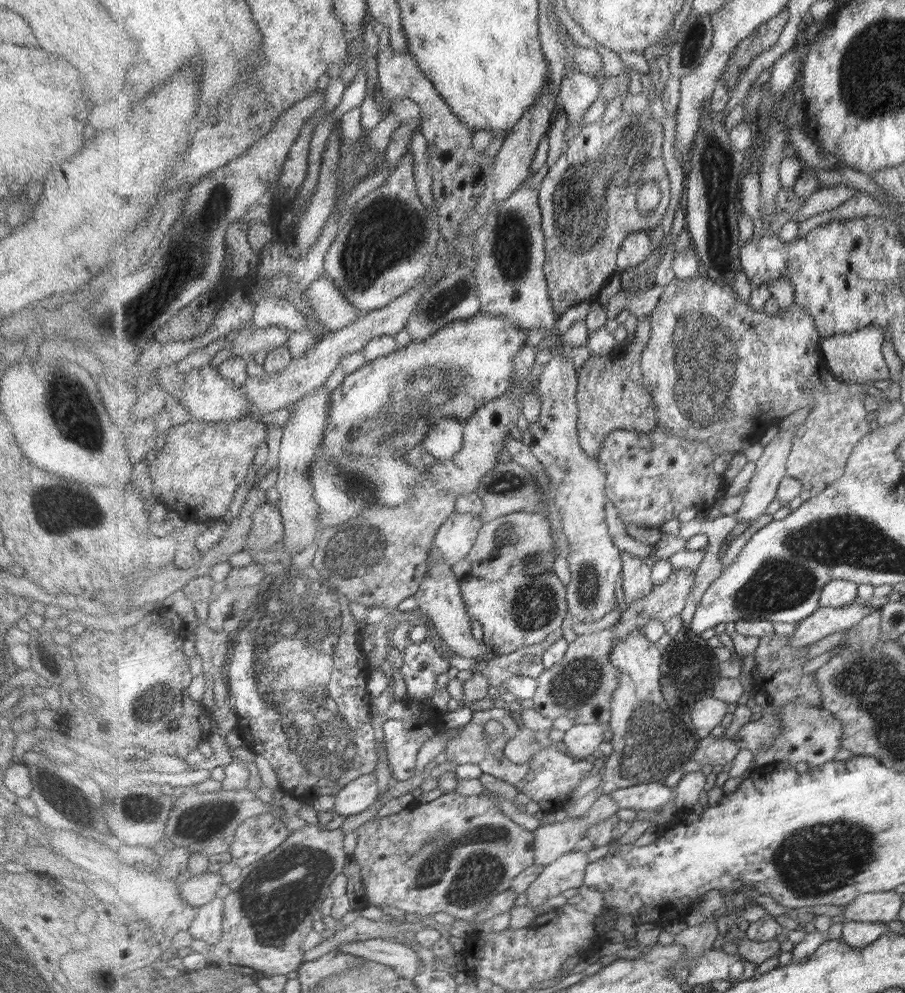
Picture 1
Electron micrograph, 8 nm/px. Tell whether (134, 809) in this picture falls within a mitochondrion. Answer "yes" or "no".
yes

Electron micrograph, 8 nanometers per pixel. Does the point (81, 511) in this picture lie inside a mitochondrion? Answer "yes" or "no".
yes

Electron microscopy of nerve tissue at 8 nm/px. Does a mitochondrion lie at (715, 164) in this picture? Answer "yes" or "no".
yes

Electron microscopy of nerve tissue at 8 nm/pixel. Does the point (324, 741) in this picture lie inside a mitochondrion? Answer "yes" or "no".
yes

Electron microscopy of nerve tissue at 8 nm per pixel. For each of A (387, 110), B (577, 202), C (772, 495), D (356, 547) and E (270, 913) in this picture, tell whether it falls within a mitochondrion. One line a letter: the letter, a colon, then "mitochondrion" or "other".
A: other
B: mitochondrion
C: other
D: mitochondrion
E: mitochondrion

